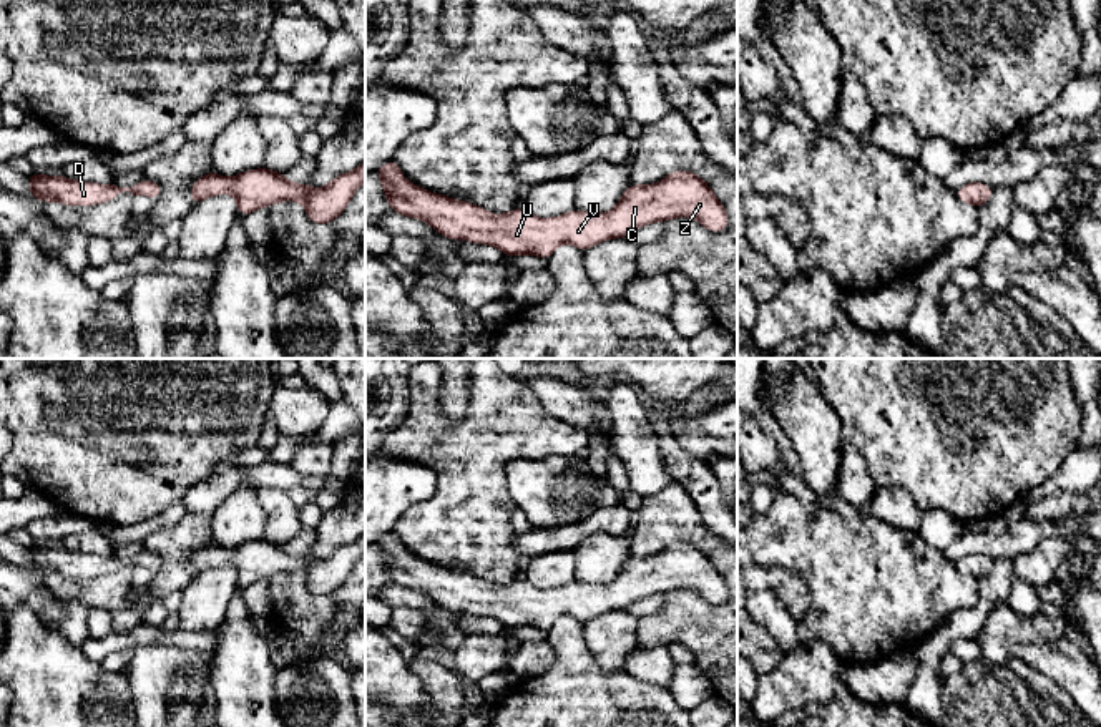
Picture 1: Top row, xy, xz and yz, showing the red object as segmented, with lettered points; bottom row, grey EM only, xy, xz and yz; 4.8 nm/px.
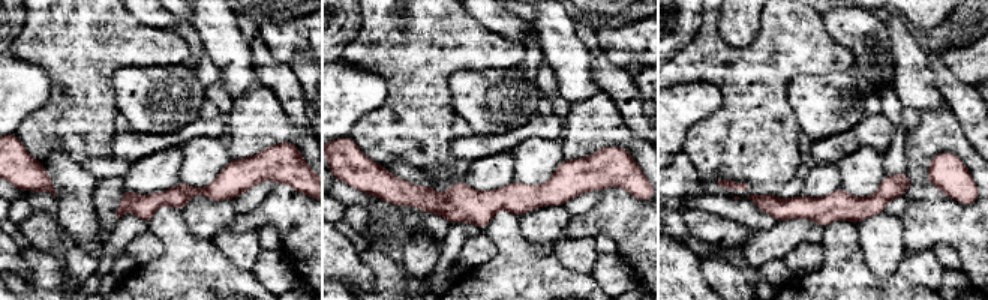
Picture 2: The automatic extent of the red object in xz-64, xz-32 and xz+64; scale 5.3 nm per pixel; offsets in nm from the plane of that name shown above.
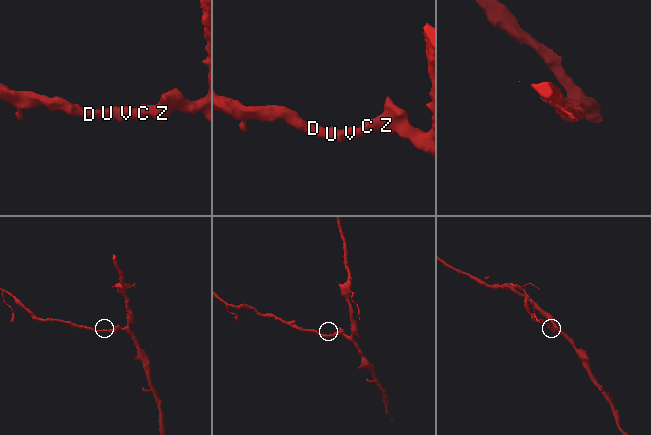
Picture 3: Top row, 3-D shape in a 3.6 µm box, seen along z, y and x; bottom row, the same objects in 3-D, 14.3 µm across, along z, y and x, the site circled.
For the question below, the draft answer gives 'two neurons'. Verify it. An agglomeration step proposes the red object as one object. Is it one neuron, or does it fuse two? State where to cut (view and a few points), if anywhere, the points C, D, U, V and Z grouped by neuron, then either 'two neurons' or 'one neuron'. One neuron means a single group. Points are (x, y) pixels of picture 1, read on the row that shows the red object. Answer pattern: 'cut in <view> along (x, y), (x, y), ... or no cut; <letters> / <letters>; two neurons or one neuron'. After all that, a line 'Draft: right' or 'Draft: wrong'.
no cut; C D U V Z; one neuron
Draft: wrong

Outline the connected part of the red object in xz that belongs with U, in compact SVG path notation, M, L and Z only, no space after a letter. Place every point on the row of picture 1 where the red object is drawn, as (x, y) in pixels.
M395 159L374 173L382 181L392 211L428 222L440 236L497 246L506 257L535 254L548 259L561 244L588 251L604 239L626 237L649 222L679 216L721 232L729 217L712 189L691 171L674 171L651 186L631 184L618 204L604 214L571 211L540 219L528 209L502 216L467 201L435 194L407 181Z

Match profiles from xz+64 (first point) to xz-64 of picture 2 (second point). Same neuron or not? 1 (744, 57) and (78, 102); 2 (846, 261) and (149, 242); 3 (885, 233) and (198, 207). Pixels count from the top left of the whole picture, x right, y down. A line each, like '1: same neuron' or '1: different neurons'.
1: same neuron
2: different neurons
3: same neuron

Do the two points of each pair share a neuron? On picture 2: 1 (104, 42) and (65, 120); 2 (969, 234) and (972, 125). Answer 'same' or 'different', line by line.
1: same
2: different

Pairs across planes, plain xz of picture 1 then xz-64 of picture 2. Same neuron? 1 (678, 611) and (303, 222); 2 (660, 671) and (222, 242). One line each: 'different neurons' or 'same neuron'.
1: same neuron
2: same neuron

